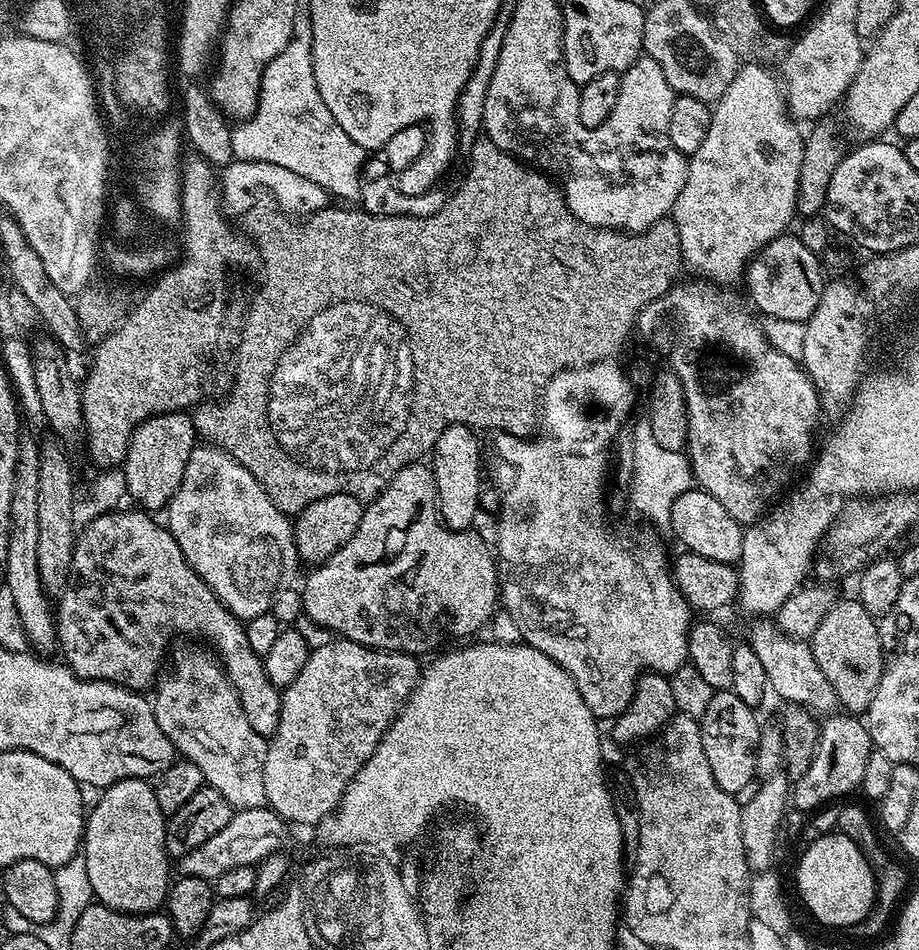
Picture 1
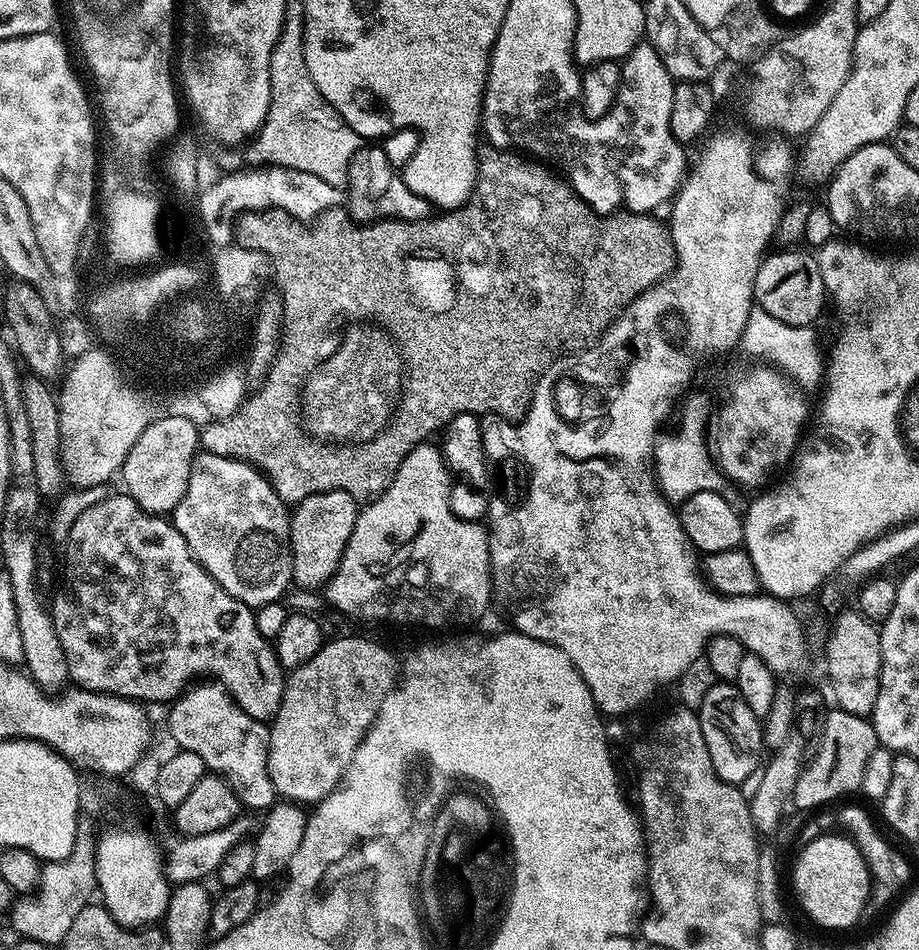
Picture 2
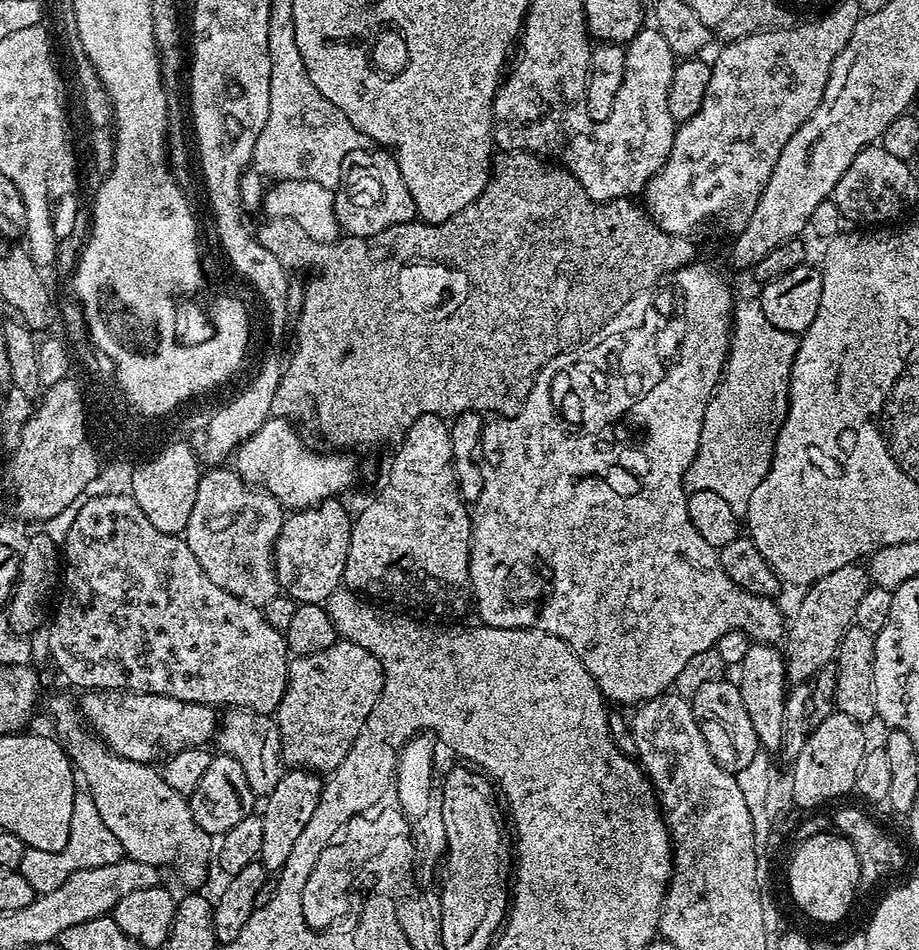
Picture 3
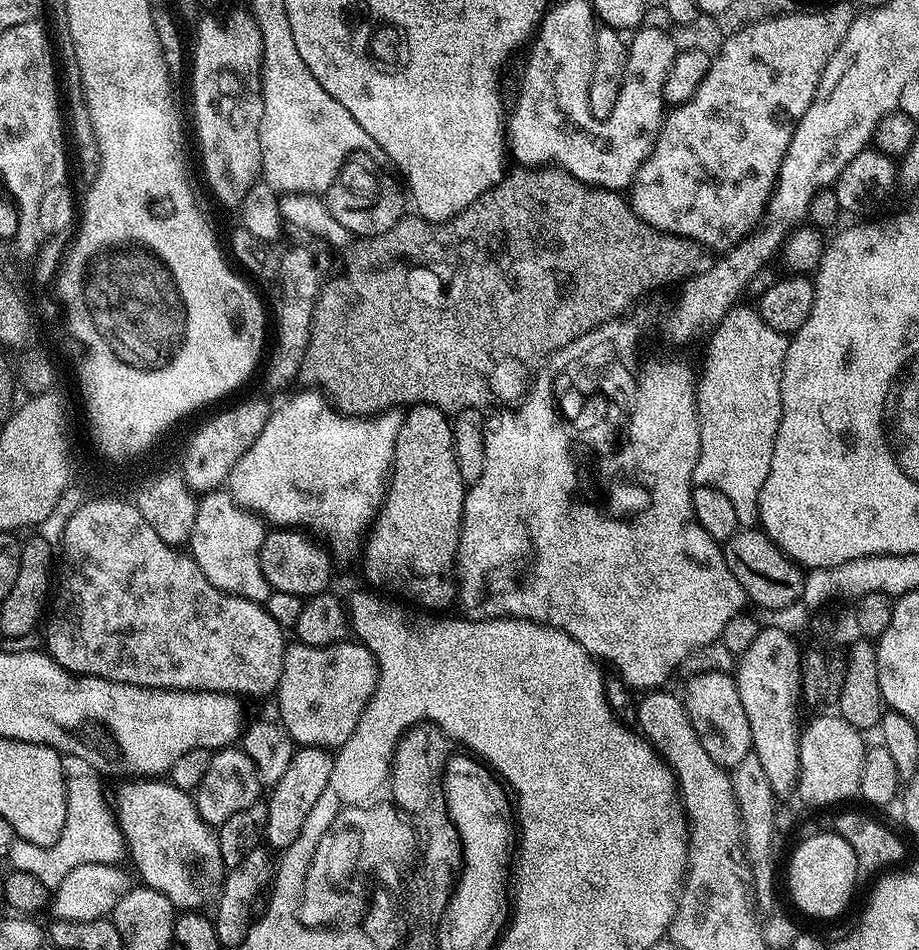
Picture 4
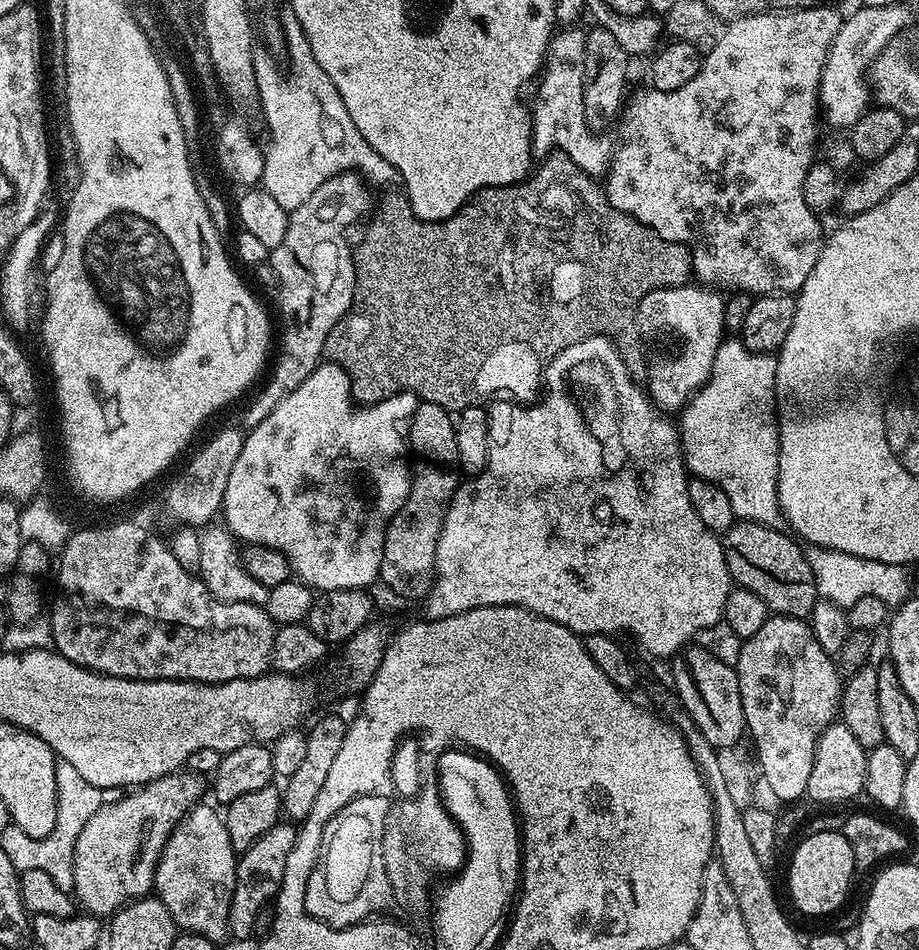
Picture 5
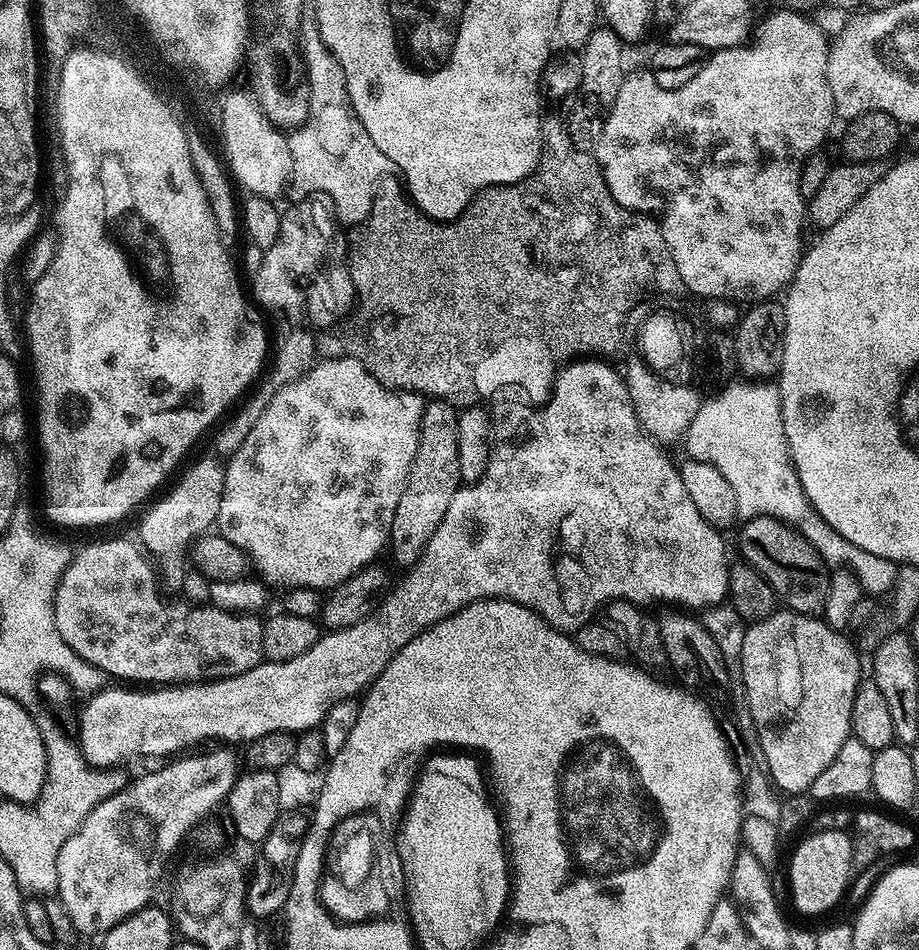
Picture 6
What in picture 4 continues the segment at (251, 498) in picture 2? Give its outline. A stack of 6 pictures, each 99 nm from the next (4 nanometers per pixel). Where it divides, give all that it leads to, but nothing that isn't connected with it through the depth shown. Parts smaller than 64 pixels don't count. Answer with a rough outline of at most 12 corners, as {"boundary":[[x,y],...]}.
{"boundary":[[231,492],[196,505],[190,554],[218,590],[264,604],[265,521]]}

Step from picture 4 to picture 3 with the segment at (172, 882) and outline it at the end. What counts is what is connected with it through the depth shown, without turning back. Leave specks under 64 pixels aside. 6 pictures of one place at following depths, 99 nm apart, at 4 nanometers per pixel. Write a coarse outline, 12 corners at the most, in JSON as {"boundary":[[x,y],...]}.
{"boundary":[[77,701],[48,712],[129,860],[203,889],[214,840],[152,764],[115,755]]}

